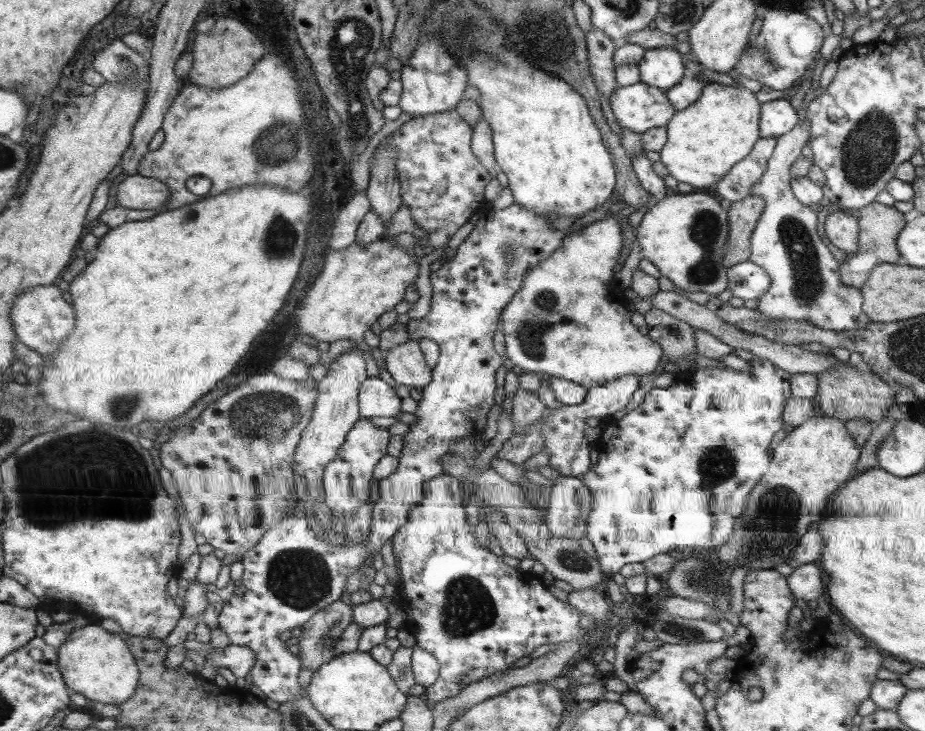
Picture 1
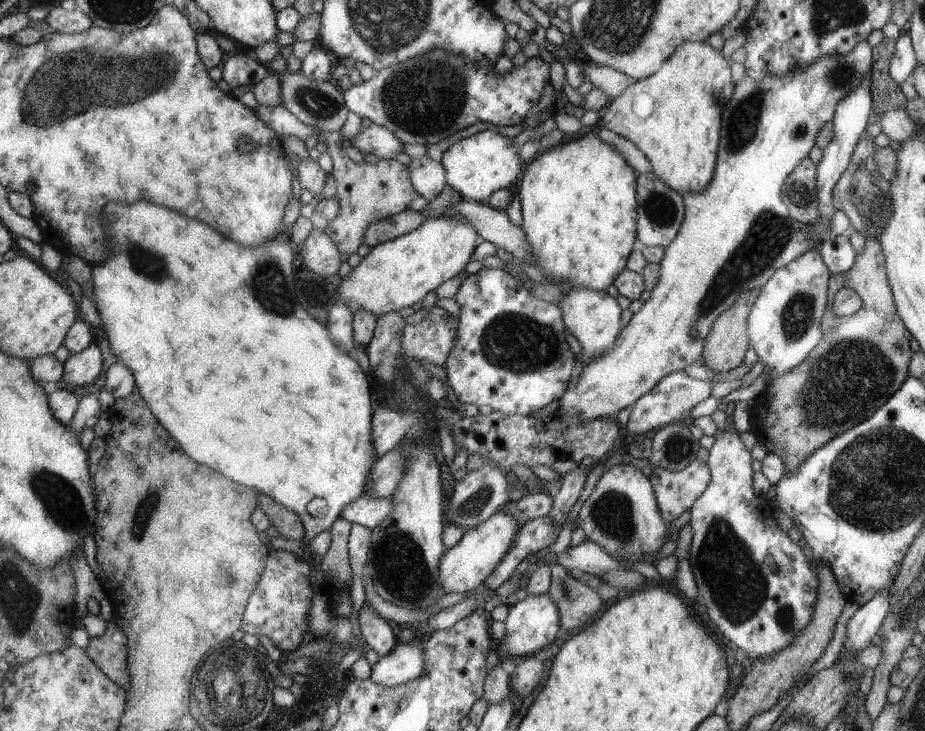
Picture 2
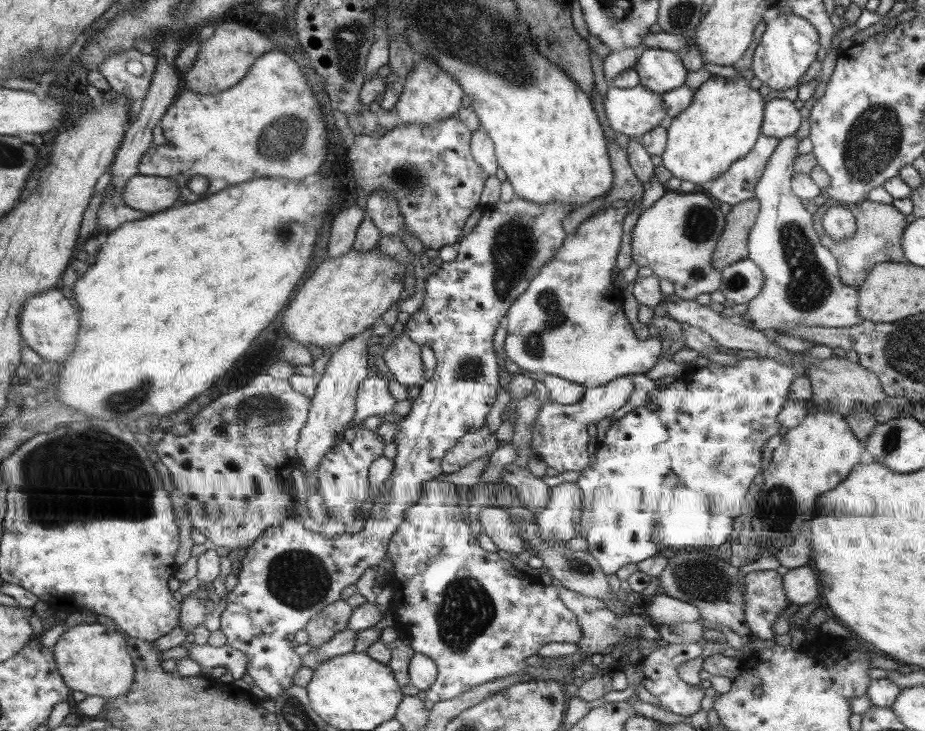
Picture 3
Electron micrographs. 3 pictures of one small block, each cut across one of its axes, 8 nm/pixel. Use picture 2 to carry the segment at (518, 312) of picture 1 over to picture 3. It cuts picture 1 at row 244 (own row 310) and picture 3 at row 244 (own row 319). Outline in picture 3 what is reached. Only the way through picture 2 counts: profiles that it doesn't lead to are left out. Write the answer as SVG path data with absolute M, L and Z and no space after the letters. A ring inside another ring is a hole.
M612 208L599 212L583 221L572 233L566 235L555 258L537 272L529 287L507 309L507 326L503 352L516 366L527 372L555 375L569 382L595 388L625 374L645 374L661 354L661 341L648 336L639 340L633 334L623 310L621 294L611 284L611 270L621 240L621 220L627 209Z

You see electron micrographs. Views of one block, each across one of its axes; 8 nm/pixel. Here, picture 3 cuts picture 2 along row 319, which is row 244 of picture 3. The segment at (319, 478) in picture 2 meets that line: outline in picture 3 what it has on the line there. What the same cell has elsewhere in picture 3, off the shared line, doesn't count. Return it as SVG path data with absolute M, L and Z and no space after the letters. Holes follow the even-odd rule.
M317 175L307 182L309 186L291 184L287 180L259 178L247 184L237 184L235 188L223 188L223 192L217 192L193 204L185 204L167 212L148 214L145 218L124 222L121 228L110 231L101 241L100 250L91 263L89 271L69 292L80 307L81 331L79 331L77 349L67 357L67 361L62 363L63 369L55 387L57 400L97 420L119 421L124 425L126 422L137 422L137 418L145 414L160 417L177 413L179 408L186 407L189 398L207 390L215 382L215 378L219 378L227 368L231 368L231 364L249 348L251 340L257 338L259 332L267 328L267 324L275 318L275 314L285 306L291 290L295 289L297 280L300 280L303 272L307 270L307 264L311 260L313 240L317 241L319 227L323 225L321 221L324 221L323 217L330 210L333 190L329 187L329 182L333 181Z

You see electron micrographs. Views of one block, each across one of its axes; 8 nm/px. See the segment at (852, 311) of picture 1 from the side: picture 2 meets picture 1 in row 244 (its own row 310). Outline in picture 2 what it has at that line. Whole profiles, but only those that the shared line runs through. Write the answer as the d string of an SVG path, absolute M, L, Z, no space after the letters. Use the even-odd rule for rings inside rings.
M815 248L778 268L766 284L759 288L758 298L754 300L754 306L750 310L747 334L749 347L753 348L758 360L764 364L763 372L768 374L767 382L797 367L822 340L822 316L827 304L826 292L830 275L826 264L823 264L821 253Z

